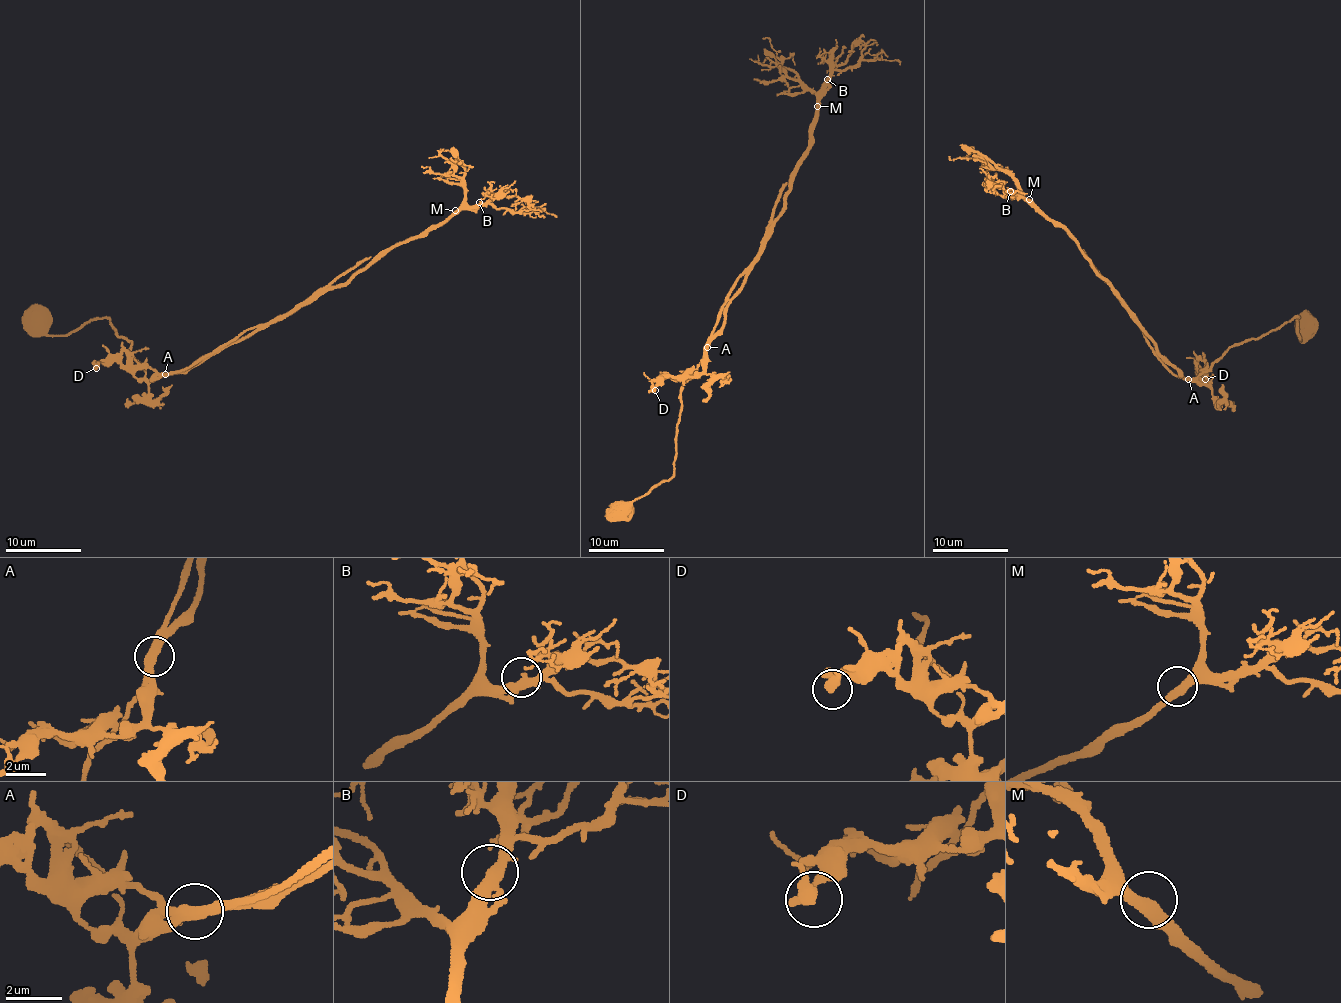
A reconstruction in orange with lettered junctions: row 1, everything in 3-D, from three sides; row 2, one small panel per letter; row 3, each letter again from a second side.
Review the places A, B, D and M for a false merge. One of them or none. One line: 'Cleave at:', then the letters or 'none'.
Cleave at: none

